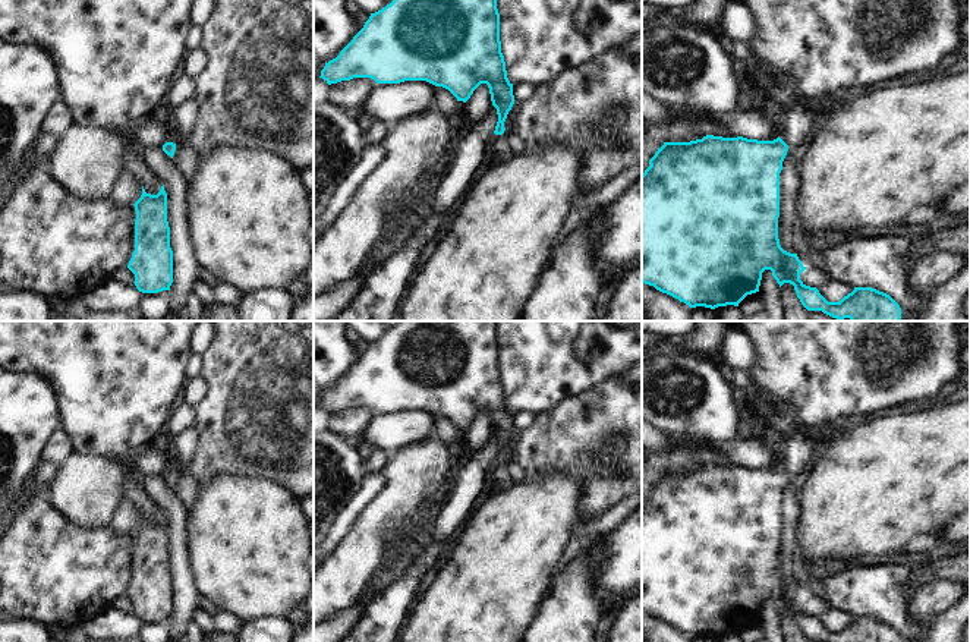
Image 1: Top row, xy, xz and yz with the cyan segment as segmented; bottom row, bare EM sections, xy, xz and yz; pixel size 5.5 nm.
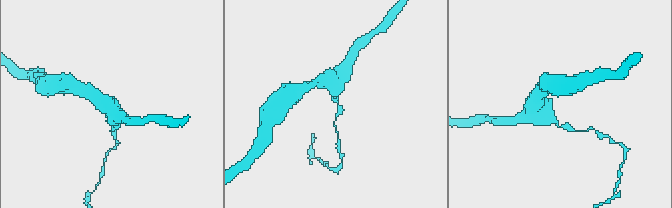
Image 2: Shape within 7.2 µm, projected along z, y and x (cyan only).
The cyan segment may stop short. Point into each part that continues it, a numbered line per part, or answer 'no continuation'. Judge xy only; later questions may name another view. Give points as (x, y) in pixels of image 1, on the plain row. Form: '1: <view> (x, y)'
1: xy (172, 456)

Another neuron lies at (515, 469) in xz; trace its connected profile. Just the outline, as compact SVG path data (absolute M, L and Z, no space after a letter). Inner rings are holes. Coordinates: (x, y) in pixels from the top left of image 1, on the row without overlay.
M514 459L507 462L506 471L510 475L511 481L516 481L516 482L525 481L525 468L519 462L516 462Z

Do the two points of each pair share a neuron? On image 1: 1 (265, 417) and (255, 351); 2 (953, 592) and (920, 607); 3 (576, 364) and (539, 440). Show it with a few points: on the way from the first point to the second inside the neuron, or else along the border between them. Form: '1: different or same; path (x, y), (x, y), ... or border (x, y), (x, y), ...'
1: same; path (265, 400), (265, 367)
2: same; path (945, 592), (928, 600)
3: different; border (589, 386), (564, 396), (550, 408), (534, 412)

